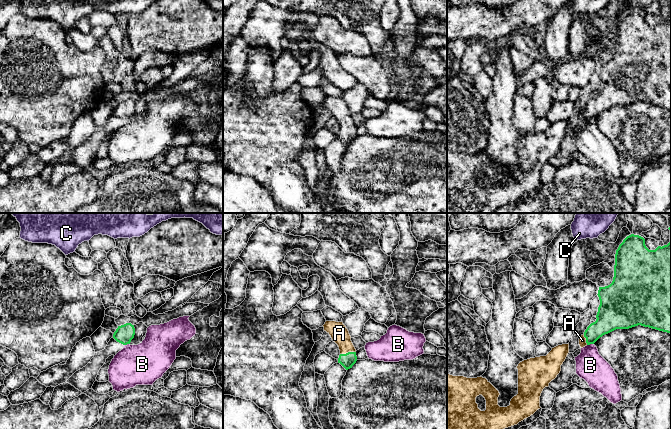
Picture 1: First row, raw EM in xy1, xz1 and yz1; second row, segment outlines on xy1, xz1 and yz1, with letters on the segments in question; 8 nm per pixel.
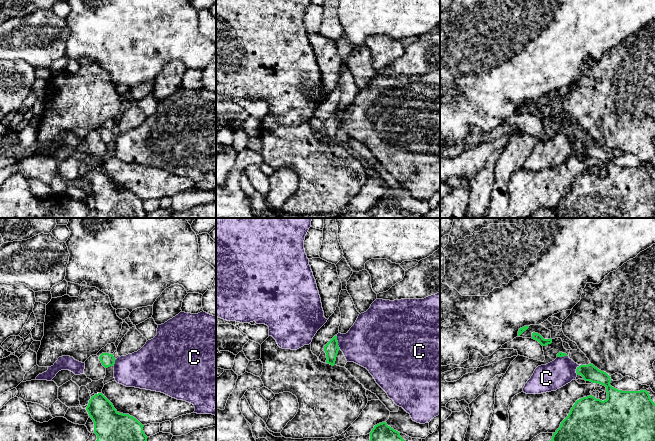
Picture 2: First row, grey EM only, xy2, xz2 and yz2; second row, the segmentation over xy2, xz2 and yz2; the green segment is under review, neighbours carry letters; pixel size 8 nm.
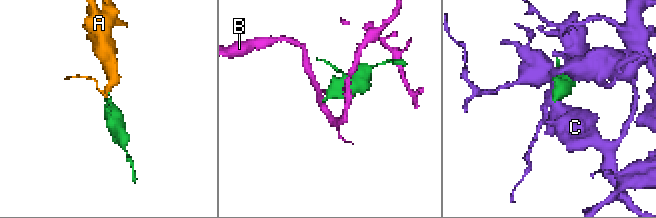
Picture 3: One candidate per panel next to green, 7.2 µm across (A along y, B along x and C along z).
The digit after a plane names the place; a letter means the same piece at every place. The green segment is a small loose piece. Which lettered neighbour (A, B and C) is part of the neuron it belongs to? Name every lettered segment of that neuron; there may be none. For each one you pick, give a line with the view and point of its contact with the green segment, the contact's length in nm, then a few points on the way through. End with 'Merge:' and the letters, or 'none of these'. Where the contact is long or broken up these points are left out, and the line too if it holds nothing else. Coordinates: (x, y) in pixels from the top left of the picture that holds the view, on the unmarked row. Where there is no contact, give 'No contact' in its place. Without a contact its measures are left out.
A: Touches green at xz1 (347, 129). Shared border 130 nm. Path across: xz1 (347, 136), (347, 129), (347, 124), (339, 109)
Merge: A

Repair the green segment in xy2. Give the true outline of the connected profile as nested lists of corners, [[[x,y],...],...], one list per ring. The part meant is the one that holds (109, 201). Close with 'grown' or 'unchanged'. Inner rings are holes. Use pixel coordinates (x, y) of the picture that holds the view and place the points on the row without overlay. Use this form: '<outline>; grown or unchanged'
[[[102,170],[91,173],[86,186],[94,198],[96,218],[146,218],[142,201],[129,190],[119,189]]]; unchanged

